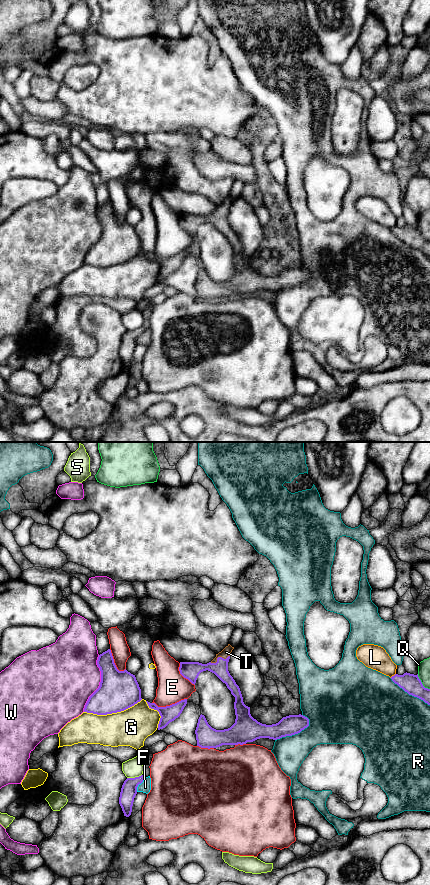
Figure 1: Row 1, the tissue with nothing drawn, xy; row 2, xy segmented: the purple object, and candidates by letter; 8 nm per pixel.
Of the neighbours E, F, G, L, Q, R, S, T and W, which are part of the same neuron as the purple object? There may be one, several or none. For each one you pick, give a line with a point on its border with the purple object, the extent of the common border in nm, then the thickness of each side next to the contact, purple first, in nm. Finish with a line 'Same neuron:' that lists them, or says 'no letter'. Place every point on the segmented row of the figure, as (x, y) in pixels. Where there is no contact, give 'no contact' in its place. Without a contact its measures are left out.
T: contact xy (218, 657); length 170 nm; calibres 140 and 70 nm
Same neuron: T

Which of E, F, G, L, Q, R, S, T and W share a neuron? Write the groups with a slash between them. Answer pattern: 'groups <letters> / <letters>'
groups E / F / G / L / Q / R / S / T / W

